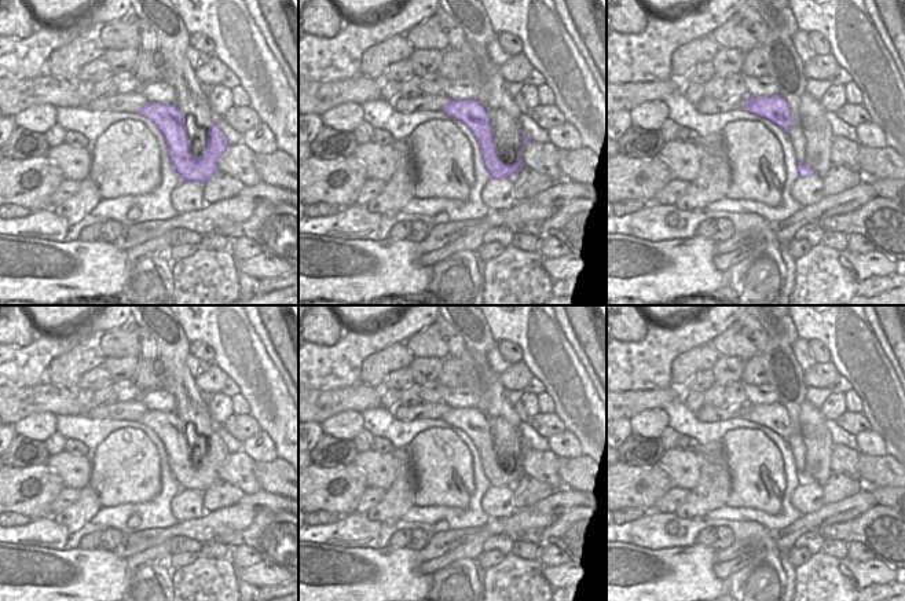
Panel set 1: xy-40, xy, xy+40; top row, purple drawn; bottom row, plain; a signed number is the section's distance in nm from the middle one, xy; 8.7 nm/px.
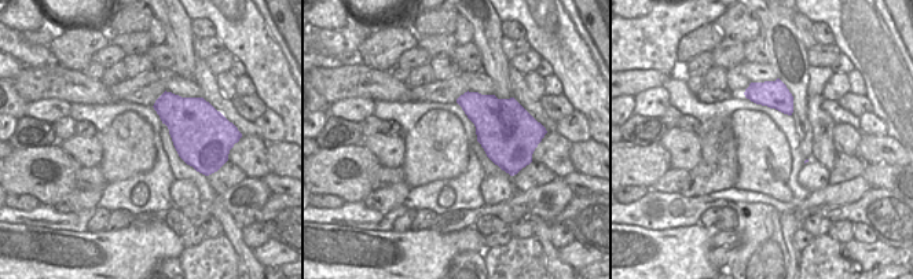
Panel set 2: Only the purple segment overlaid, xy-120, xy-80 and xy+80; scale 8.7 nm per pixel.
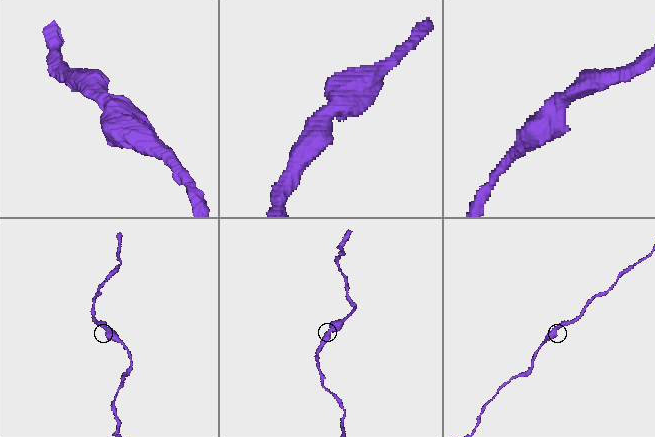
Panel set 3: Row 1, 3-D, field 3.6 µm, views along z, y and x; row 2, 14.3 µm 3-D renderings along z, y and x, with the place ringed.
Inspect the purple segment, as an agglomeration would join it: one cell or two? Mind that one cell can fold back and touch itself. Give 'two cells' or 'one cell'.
one cell

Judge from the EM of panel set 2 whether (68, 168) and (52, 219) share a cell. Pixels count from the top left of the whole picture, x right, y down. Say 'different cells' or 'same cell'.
different cells

